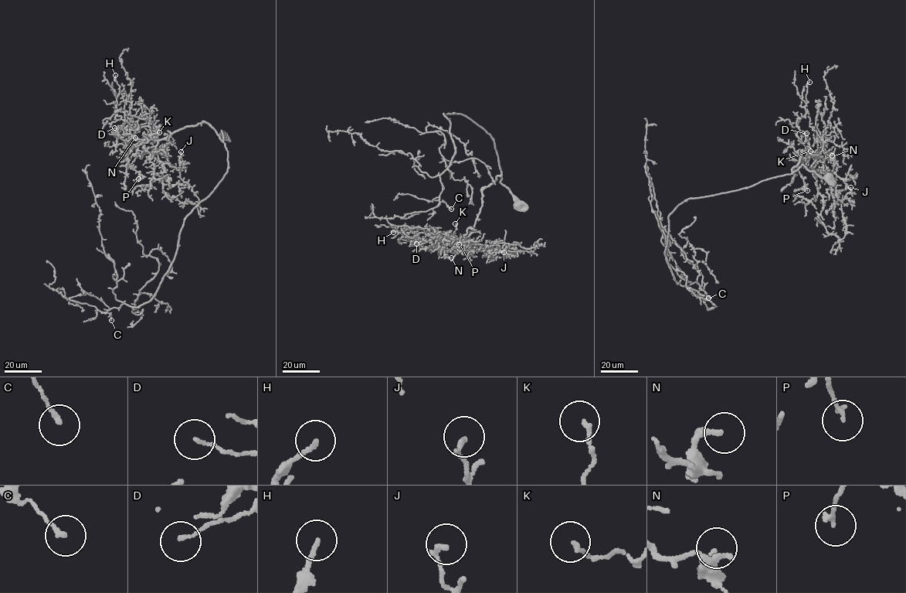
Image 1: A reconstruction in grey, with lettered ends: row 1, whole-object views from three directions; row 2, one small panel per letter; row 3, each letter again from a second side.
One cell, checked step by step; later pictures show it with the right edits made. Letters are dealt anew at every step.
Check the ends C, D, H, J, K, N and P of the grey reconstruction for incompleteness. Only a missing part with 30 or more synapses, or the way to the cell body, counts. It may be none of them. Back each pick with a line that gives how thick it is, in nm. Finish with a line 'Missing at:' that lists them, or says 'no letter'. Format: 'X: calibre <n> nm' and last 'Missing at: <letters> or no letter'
Missing at: no letter

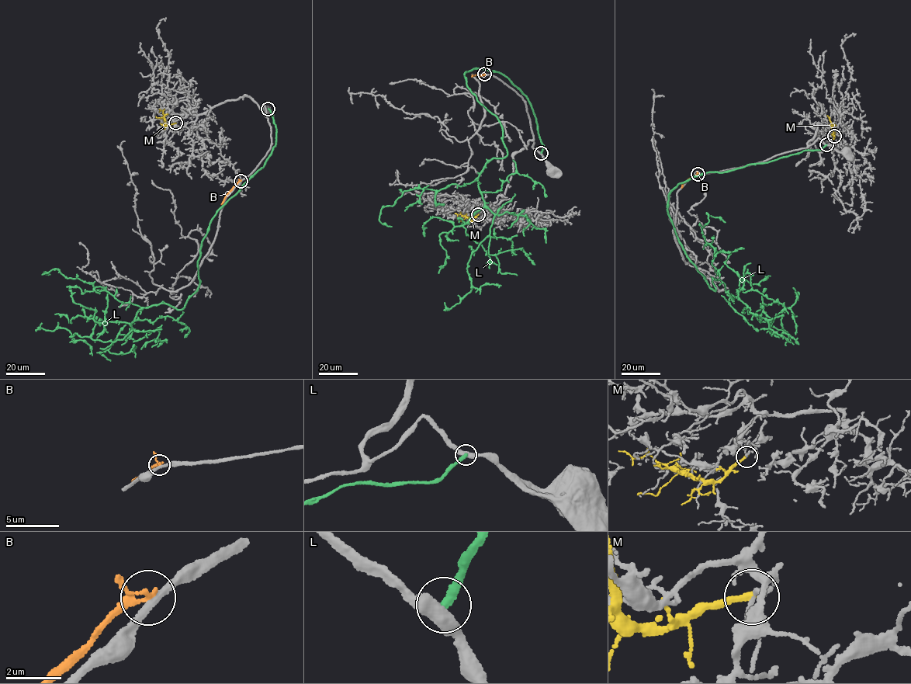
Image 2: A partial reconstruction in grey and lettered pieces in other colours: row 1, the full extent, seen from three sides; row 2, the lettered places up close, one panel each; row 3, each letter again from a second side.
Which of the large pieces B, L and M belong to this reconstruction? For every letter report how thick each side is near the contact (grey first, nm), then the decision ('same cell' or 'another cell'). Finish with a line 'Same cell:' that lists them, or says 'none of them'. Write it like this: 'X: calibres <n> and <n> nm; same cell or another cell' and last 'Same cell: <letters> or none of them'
B: calibres 240 and 170 nm; another cell
L: calibres 440 and 280 nm; another cell
M: calibres 140 and 240 nm; another cell
Same cell: none of them

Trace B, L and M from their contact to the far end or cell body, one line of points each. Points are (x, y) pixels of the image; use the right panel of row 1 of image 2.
B: (697, 174), (688, 178), (681, 187)
L: (826, 144), (701, 173), (669, 196), (679, 243), (708, 286), (719, 279), (753, 315), (791, 307), (793, 287)
M: (834, 136), (826, 116)

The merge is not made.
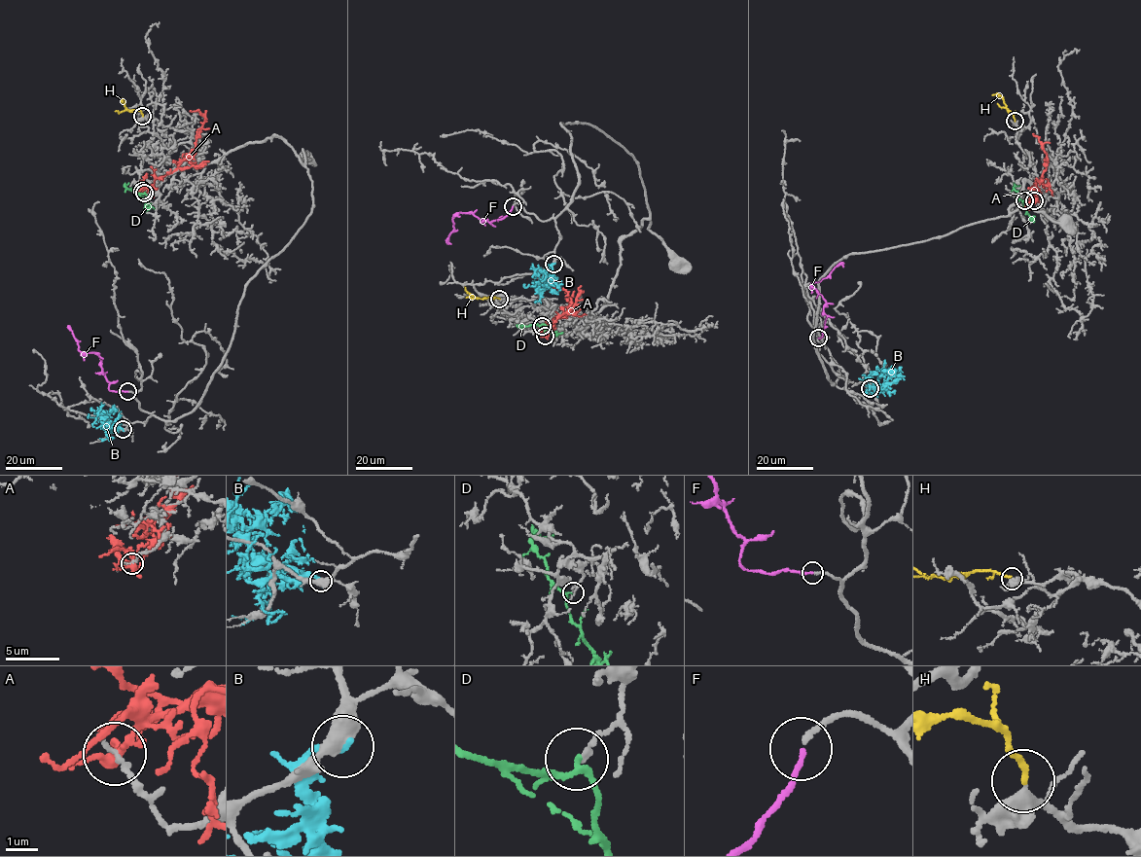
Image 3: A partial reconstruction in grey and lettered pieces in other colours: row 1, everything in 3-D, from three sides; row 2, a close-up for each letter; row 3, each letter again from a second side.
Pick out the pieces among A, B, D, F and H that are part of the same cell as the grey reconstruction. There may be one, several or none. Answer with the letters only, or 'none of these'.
F, H

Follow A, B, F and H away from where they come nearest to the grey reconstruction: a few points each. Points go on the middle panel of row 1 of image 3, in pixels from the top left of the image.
A: (545, 336), (551, 332), (552, 323), (571, 302), (565, 289), (544, 287)
B: (553, 264), (551, 279), (555, 285), (550, 282), (539, 287), (524, 287), (523, 284)
F: (512, 206), (508, 215), (490, 222), (471, 213), (457, 213), (453, 216), (454, 230), (447, 240), (451, 244)
H: (500, 299), (477, 298), (465, 287)

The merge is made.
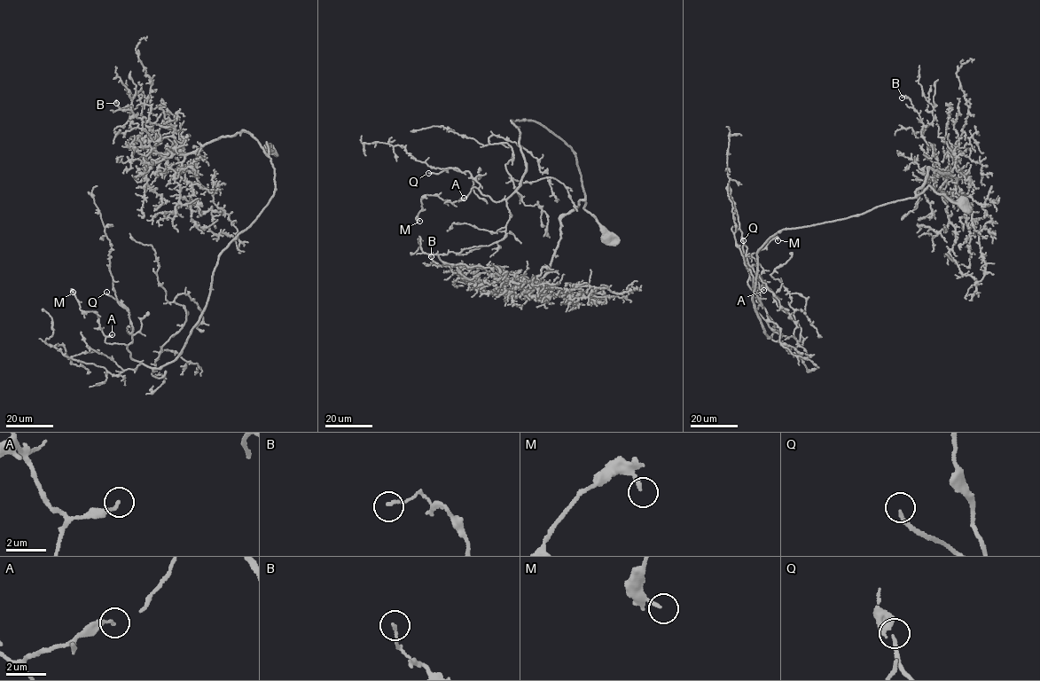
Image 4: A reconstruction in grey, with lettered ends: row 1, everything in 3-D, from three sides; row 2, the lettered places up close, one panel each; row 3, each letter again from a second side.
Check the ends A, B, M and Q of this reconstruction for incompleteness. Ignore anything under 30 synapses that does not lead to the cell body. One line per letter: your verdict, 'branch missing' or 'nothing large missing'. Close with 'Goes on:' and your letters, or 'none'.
A: nothing large missing
B: nothing large missing
M: nothing large missing
Q: branch missing
Goes on: Q

